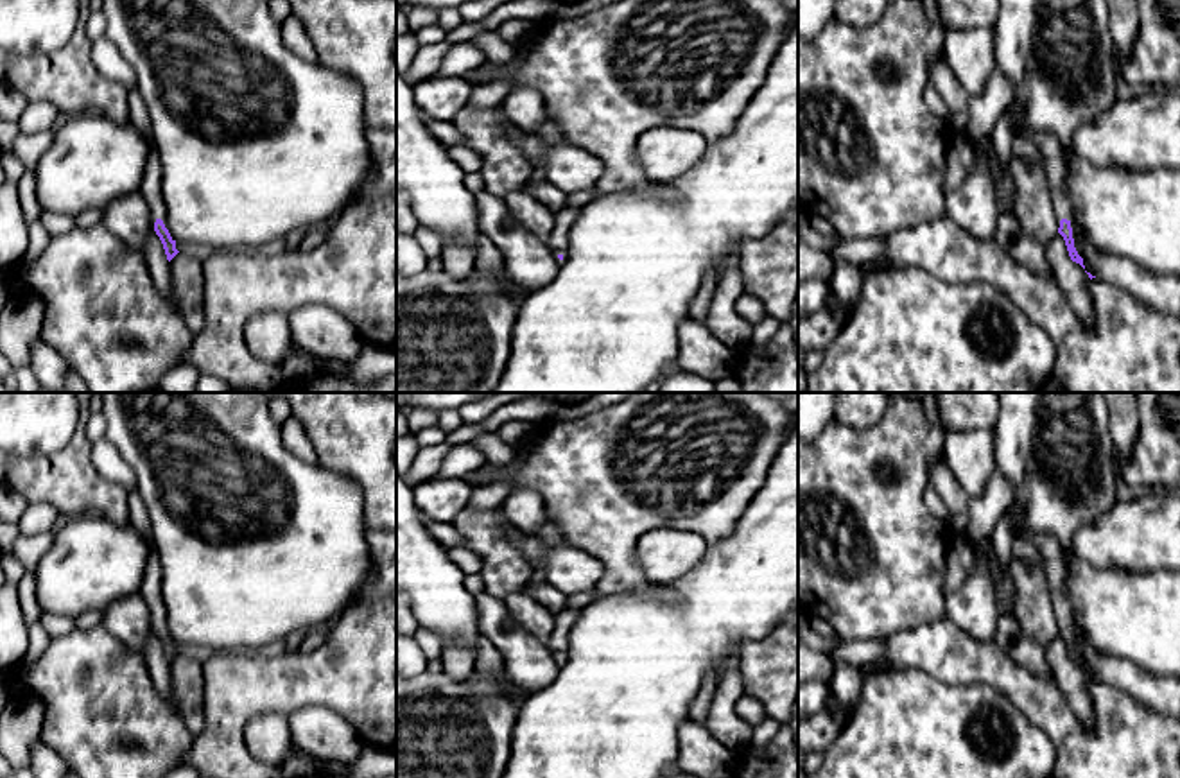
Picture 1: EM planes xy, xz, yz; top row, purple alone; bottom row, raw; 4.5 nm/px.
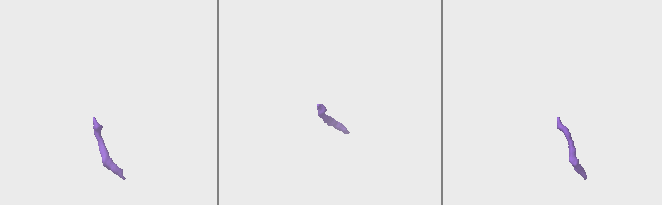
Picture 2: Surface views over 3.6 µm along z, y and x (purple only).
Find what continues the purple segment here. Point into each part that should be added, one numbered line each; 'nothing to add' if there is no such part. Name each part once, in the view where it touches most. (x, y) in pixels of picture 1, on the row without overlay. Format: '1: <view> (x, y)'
1: yz (1051, 553)

